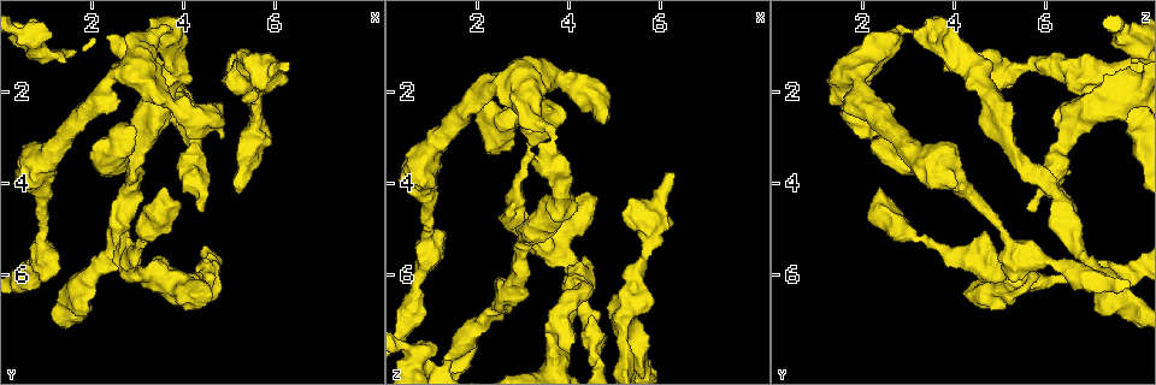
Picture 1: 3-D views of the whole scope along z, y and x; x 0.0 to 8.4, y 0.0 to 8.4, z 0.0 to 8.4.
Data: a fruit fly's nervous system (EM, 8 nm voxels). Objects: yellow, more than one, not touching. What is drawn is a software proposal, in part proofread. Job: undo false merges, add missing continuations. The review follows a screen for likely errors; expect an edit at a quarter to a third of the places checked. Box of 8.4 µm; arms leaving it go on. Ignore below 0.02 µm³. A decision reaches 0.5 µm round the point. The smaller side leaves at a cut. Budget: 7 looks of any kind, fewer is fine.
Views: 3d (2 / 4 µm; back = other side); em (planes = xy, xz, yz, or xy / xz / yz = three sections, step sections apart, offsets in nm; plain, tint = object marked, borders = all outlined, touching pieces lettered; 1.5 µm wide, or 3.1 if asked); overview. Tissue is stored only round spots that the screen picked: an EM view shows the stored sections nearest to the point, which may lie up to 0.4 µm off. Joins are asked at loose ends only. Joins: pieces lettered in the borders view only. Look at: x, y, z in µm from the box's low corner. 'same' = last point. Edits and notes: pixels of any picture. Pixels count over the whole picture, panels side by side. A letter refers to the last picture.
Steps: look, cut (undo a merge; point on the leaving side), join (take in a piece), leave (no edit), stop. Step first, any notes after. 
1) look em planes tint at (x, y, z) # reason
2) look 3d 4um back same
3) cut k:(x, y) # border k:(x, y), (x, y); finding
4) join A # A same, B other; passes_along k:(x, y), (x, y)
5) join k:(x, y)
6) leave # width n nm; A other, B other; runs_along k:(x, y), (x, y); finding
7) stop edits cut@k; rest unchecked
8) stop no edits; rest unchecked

look 3d 2um at (3.65, 0.65, 3.10)

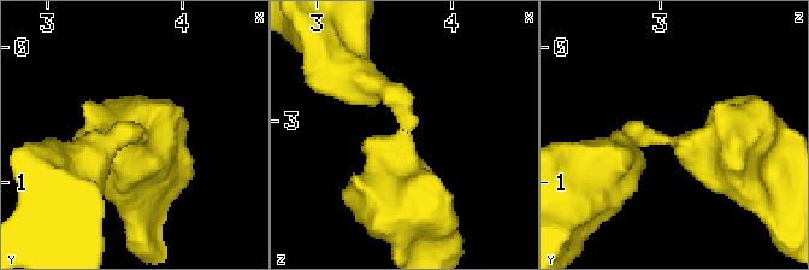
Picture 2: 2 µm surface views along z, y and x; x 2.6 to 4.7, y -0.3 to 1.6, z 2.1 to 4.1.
look em planes borders at (3.66, 0.64, 3.06)

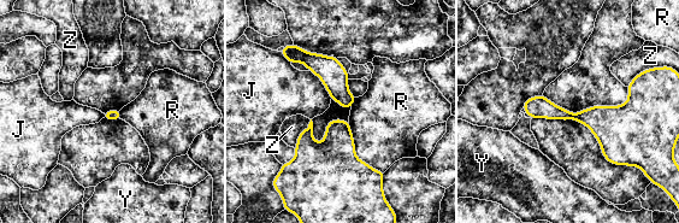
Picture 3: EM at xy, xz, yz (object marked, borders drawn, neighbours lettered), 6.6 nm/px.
cut 3:(608, 124) # J other, R other, Y other, Z other; border 3:(572, 115), (573, 118); a second neuron is stuck on

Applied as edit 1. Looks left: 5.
look overview # redraw

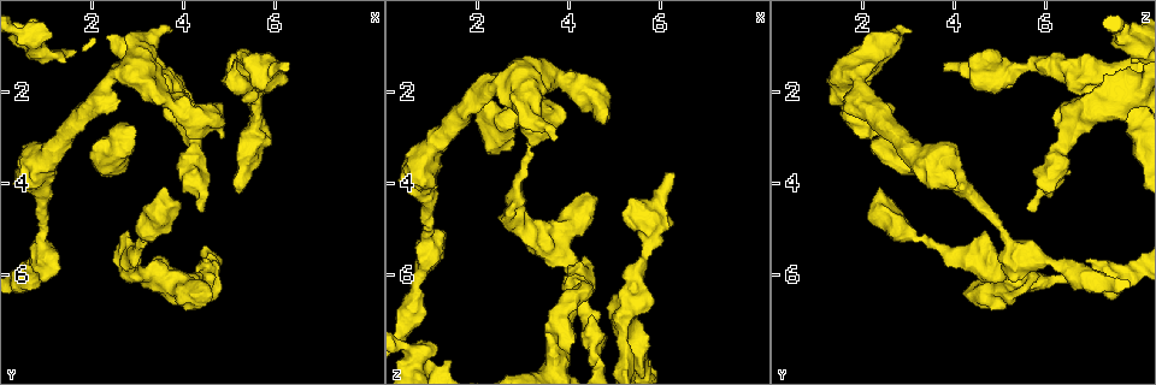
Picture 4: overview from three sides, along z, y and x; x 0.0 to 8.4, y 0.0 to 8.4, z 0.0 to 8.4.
look em planes borders at (6.30, 1.50, 3.75) # an open end

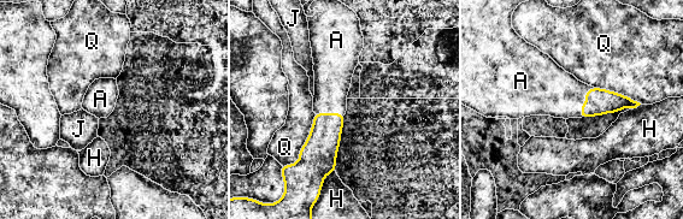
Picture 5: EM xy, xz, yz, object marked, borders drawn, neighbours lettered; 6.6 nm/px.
join A # width 160 nm; A same, H other, J other, Q other; passes_along 5:(599, 101), (586, 101), (551, 90); it goes on there

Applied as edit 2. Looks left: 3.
look overview # redraw

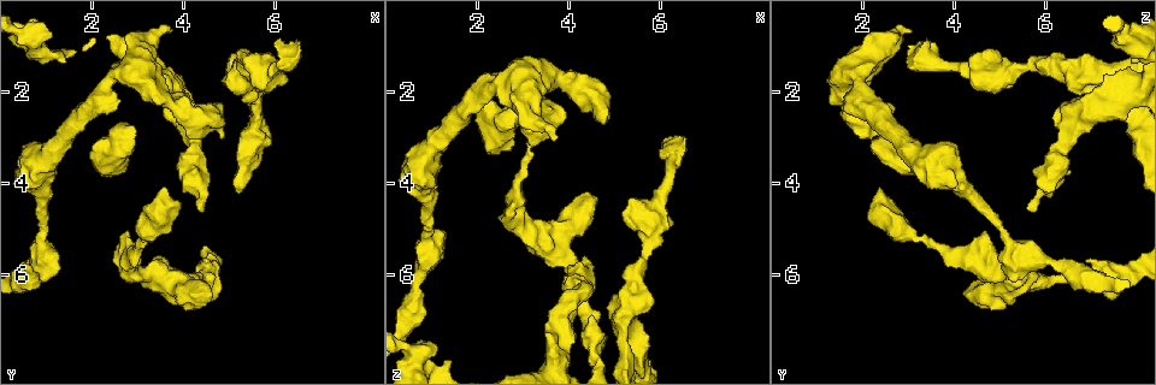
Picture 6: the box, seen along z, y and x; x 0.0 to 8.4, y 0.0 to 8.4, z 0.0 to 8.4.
look 3d 2um at (4.30, 4.55, 5.65) # long arm stops here

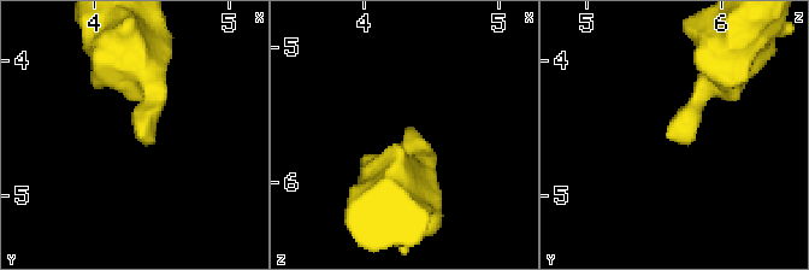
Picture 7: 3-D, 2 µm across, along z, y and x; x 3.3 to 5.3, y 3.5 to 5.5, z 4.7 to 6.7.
look em yz step 4 borders at (4.36, 4.60, 5.64)

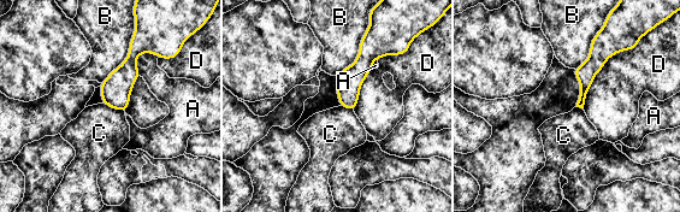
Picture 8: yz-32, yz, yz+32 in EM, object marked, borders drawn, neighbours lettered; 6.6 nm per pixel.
leave # longest_contact D 500 nm; A other, B other, C other, D other; border 8:(102, 102), (124, 112); none of them fits

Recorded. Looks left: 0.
stop edits cut@3, join@5; rest unchecked

